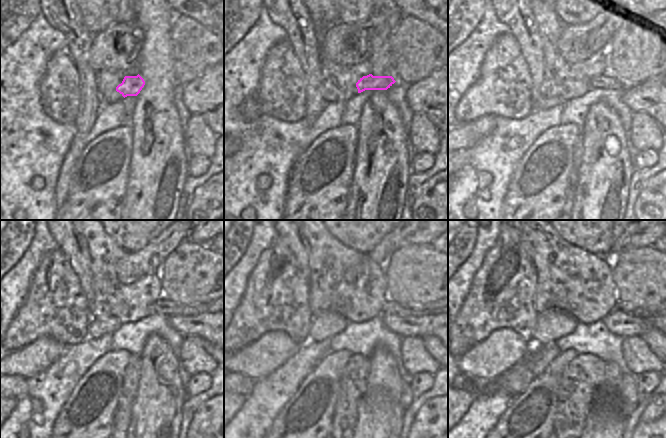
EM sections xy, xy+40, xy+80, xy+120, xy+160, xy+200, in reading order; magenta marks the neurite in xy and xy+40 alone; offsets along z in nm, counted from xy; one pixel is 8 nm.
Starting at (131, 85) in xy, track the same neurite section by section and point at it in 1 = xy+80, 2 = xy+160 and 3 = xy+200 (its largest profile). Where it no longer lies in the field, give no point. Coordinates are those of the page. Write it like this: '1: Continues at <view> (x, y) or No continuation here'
1: Continues at xy+80 (611, 82)
2: Continues at xy+160 (391, 307)
3: Continues at xy+200 (628, 308).

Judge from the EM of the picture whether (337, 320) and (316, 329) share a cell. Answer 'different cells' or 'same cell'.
same cell

